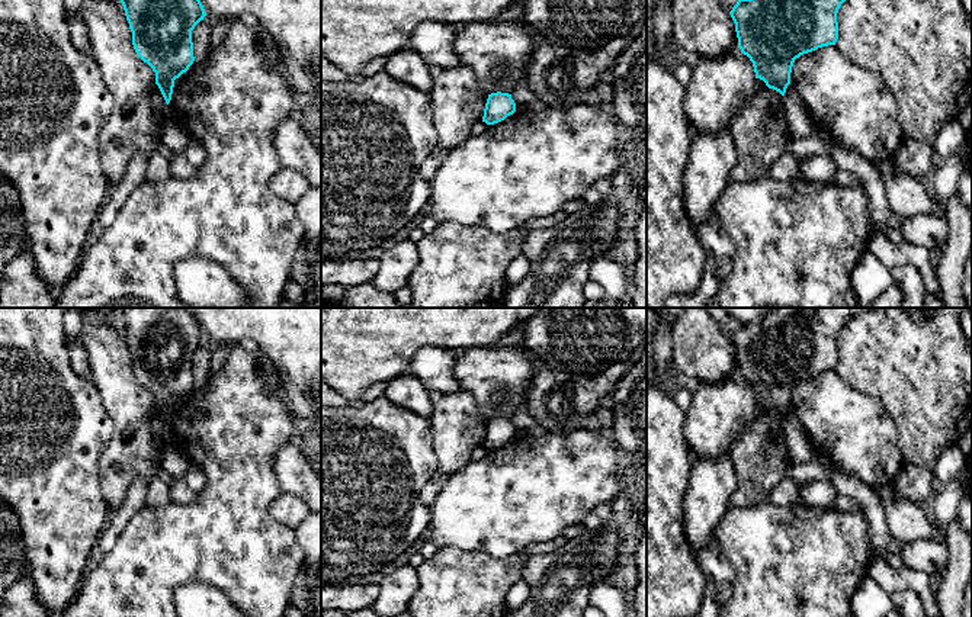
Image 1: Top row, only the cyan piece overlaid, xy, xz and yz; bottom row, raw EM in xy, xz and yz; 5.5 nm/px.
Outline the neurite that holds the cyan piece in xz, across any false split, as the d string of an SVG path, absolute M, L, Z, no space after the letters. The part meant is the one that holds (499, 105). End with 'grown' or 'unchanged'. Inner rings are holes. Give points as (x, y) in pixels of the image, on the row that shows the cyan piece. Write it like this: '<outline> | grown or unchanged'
M491 93L488 94L482 122L494 125L504 120L507 116L516 112L516 103L509 93Z | unchanged

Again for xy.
M121 0L137 55L155 73L166 103L173 94L174 80L193 64L192 30L206 16L201 0Z | unchanged

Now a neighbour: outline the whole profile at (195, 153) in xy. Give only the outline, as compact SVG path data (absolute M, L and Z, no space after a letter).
M192 138L189 141L189 145L187 148L185 150L185 154L186 154L186 158L189 160L189 163L192 166L195 166L196 168L202 167L205 160L206 160L206 151L205 148L202 147L202 144Z

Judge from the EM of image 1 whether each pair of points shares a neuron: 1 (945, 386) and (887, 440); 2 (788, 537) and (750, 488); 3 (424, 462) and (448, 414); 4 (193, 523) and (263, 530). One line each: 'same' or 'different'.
1: different
2: different
3: different
4: same

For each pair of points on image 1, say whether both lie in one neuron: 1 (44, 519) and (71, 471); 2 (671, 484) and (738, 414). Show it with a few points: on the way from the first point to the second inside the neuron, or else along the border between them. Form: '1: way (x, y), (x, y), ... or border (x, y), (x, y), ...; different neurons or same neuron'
1: way (55, 507), (57, 485), (60, 482); same neuron
2: border (683, 423), (683, 437), (692, 458); different neurons

